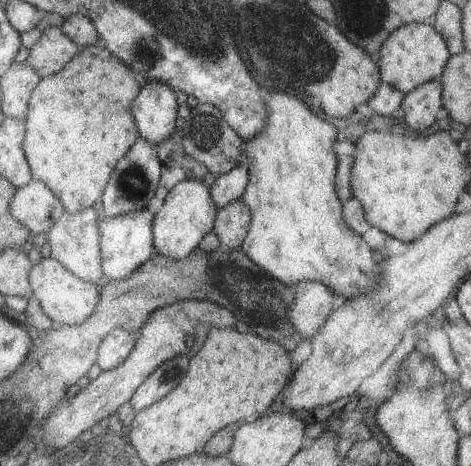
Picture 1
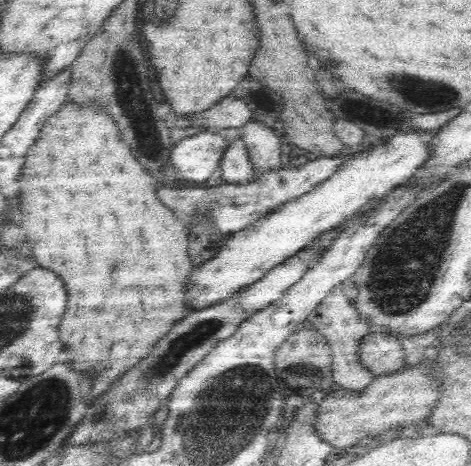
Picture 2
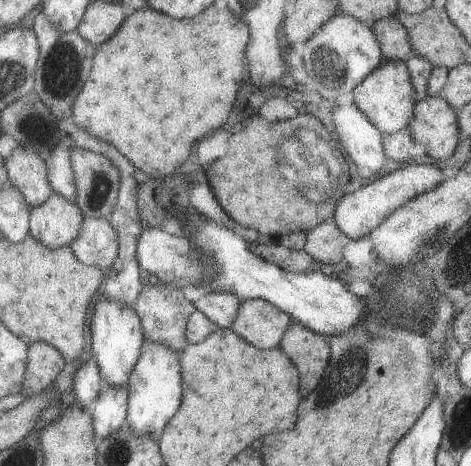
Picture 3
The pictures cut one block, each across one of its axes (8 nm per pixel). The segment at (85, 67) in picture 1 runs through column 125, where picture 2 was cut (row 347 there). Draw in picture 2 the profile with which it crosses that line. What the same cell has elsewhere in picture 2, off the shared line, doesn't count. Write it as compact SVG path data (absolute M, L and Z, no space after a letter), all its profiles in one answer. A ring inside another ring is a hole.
M66 100L56 114L46 120L34 144L28 146L18 186L16 212L38 268L56 272L68 288L68 310L60 324L62 342L76 350L76 368L106 368L94 384L92 394L96 396L148 354L152 344L164 336L168 328L174 328L178 320L194 312L190 306L184 306L184 286L188 274L194 270L188 228L162 204L158 198L162 182L140 164L130 146L122 142L122 132L114 118L94 100L88 104Z

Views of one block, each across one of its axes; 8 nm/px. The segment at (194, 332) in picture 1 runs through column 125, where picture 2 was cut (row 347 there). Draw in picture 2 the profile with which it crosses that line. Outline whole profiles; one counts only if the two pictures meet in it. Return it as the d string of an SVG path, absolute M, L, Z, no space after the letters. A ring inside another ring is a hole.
M372 330L364 338L360 338L356 358L372 376L392 374L406 366L402 344L396 336L384 330Z

